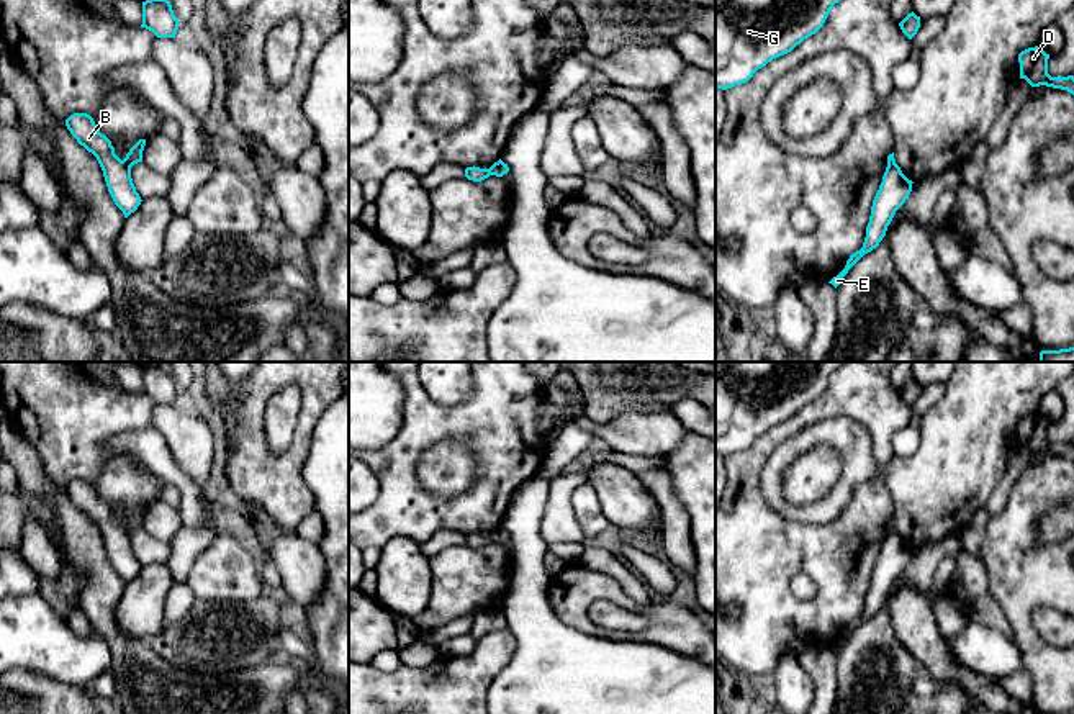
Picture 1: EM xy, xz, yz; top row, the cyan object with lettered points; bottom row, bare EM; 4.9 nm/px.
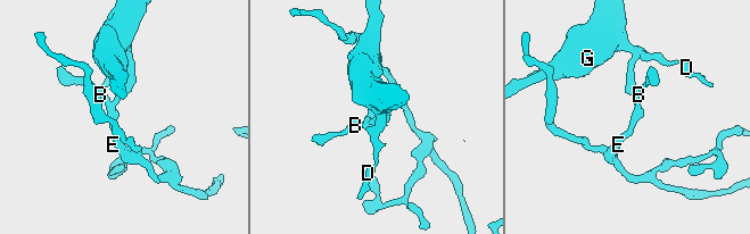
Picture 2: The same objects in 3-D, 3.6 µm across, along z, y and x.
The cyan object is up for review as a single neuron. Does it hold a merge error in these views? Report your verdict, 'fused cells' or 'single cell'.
fused cells

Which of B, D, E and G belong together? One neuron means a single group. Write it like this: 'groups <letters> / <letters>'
groups B E / D G

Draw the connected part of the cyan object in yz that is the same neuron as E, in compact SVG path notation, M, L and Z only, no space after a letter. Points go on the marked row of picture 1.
M887 164L886 172L882 175L882 182L879 190L873 200L869 223L866 226L866 237L863 247L850 255L845 269L833 277L828 283L835 288L842 283L843 277L848 270L868 252L876 249L882 237L886 236L887 226L891 224L896 211L905 203L912 192L912 180L909 180L900 167L894 164Z

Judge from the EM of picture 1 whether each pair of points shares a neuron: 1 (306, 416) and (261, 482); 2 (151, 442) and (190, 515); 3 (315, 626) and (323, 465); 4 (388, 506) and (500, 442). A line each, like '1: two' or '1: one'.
1: one
2: one
3: one
4: one

